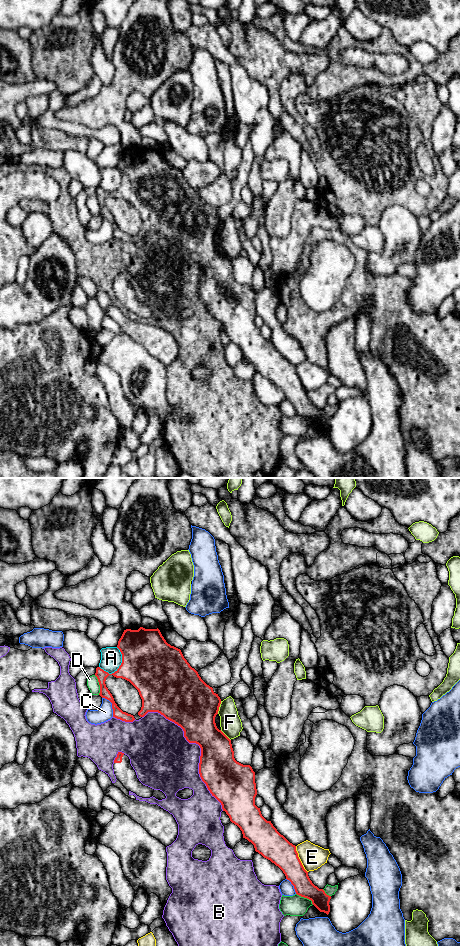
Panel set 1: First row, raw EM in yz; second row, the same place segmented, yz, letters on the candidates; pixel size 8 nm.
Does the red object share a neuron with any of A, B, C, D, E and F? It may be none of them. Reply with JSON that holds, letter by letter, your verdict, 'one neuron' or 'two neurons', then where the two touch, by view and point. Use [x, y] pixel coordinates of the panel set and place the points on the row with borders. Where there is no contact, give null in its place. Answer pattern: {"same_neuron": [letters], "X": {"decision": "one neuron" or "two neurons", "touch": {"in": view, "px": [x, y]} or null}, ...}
{"same_neuron": [], "A": {"decision": "two neurons", "touch": {"in": "yz", "px": [122, 662]}}, "B": {"decision": "two neurons", "touch": {"in": "yz", "px": [201, 750]}}, "C": {"decision": "two neurons", "touch": {"in": "yz", "px": [112, 705]}}, "D": {"decision": "two neurons", "touch": {"in": "yz", "px": [99, 684]}}, "E": {"decision": "two neurons", "touch": {"in": "yz", "px": [299, 859]}}, "F": {"decision": "two neurons", "touch": {"in": "yz", "px": [218, 707]}}}

